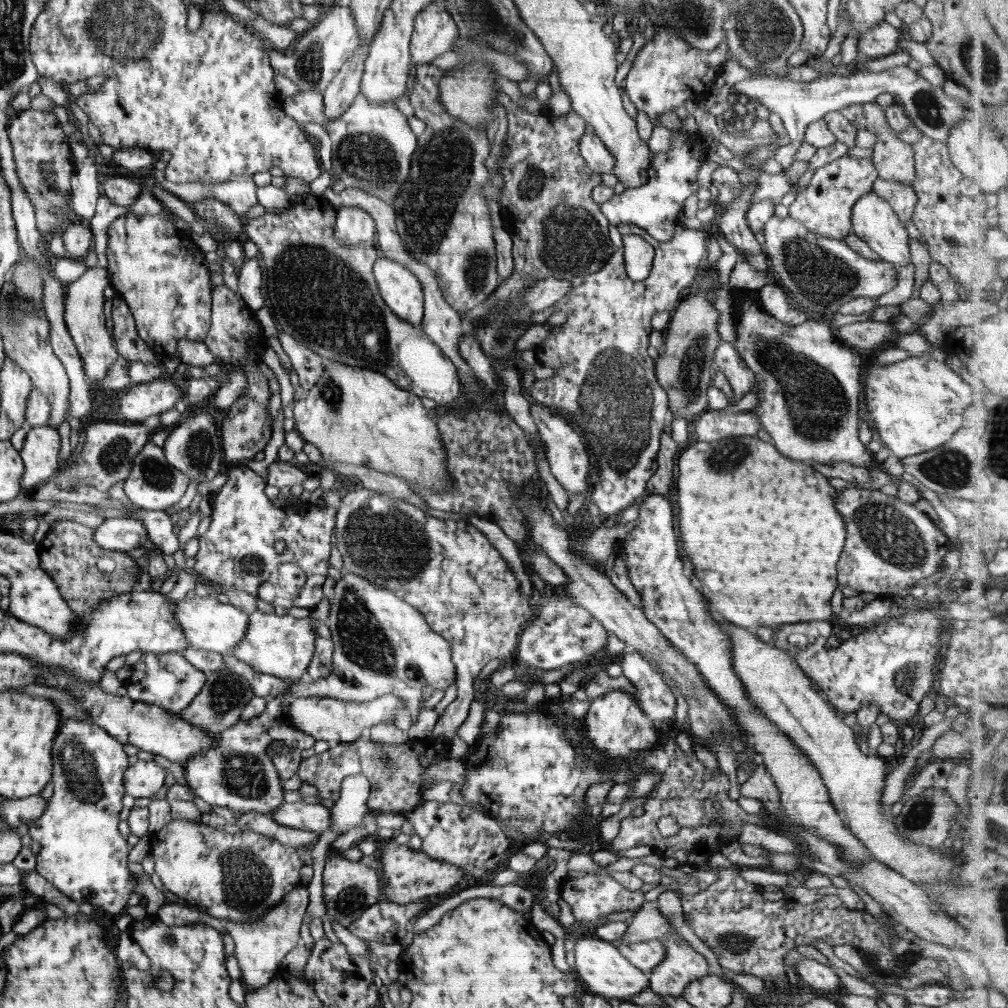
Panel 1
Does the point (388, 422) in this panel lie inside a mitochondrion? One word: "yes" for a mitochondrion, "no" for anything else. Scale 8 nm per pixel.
no

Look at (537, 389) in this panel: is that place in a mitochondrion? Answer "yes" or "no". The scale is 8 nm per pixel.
no

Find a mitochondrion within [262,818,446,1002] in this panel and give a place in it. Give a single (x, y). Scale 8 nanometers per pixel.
(351, 899)

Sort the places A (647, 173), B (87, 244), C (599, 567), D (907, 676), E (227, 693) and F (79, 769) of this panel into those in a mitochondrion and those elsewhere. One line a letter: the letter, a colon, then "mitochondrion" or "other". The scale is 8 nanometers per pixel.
A: other
B: other
C: other
D: mitochondrion
E: mitochondrion
F: mitochondrion

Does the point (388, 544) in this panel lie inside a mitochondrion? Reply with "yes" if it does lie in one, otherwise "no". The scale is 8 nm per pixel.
yes

